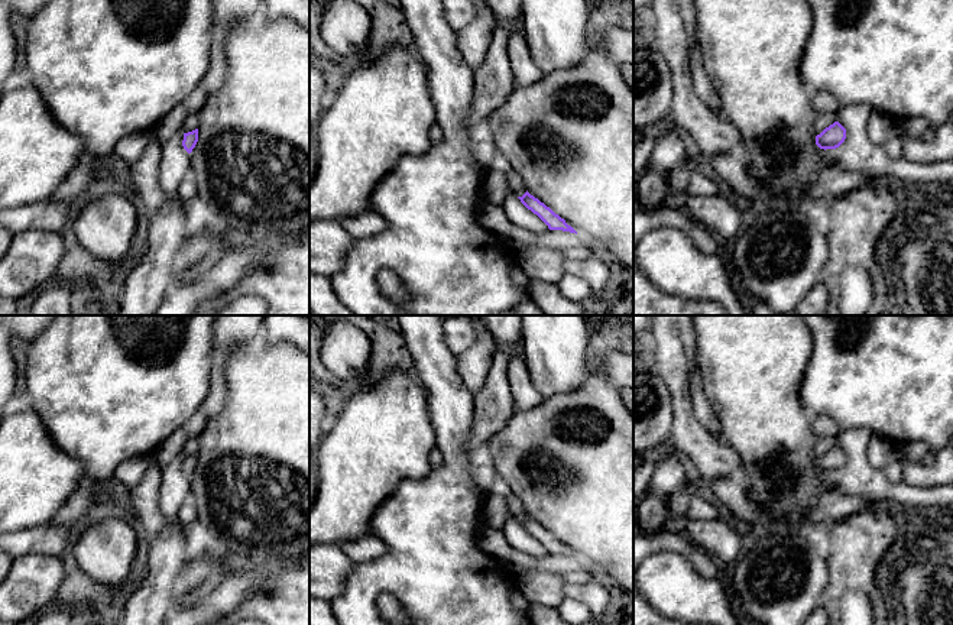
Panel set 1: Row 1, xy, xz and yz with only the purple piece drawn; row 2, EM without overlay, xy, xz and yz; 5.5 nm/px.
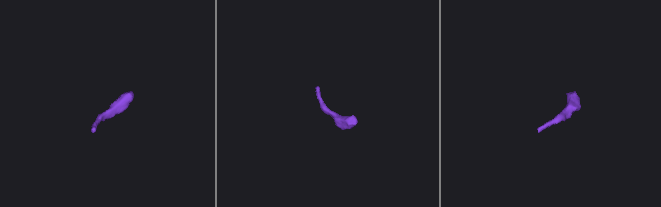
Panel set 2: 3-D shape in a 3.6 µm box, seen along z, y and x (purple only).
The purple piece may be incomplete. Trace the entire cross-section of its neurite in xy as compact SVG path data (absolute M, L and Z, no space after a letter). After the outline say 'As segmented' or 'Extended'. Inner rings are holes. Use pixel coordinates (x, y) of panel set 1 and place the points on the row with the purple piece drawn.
M179 129L165 143L162 143L162 158L159 162L159 187L168 200L168 205L150 213L150 227L148 234L148 253L136 263L129 265L127 273L117 285L114 311L119 315L153 315L165 297L178 286L172 268L176 255L187 237L191 220L178 197L179 184L191 177L191 152L198 142L198 129L185 133Z. Extended

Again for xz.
M528 191L522 197L509 194L500 205L510 223L528 231L542 234L548 230L563 230L577 234L564 218Z. Extended

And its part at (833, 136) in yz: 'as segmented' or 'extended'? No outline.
extended

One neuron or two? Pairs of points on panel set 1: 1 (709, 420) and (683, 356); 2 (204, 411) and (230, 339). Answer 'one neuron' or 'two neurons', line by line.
1: two neurons
2: one neuron

